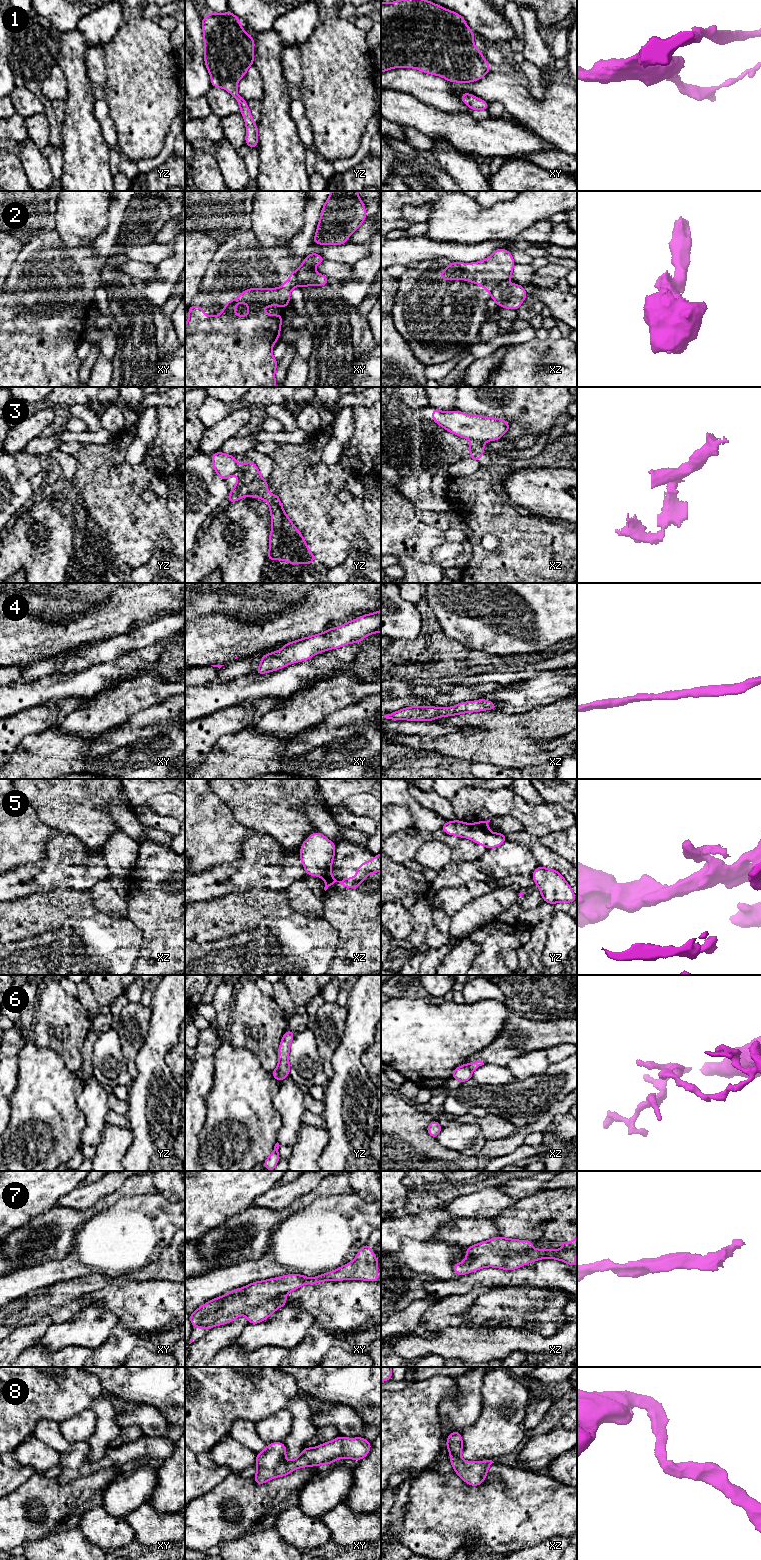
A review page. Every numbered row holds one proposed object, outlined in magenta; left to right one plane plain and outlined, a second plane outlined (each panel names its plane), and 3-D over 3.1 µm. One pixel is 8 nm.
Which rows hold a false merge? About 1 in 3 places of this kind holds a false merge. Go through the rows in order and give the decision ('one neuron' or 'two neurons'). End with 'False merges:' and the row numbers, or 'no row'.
1: one neuron
2: two neurons
3: two neurons
4: one neuron
5: two neurons
6: two neurons
7: one neuron
8: one neuron
False merges: 2, 3, 5, 6

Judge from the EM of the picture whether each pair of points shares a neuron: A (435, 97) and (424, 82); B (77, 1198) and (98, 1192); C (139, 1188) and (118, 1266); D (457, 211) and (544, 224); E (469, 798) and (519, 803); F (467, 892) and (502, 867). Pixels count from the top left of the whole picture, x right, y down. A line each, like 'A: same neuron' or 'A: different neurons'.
A: same neuron
B: same neuron
C: different neurons
D: different neurons
E: same neuron
F: different neurons

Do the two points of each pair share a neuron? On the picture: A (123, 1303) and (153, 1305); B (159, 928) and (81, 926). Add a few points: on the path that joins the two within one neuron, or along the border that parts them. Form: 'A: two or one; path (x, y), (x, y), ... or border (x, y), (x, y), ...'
A: one; path (130, 1303), (146, 1305)
B: two; border (128, 917), (141, 931), (142, 948), (140, 950)

